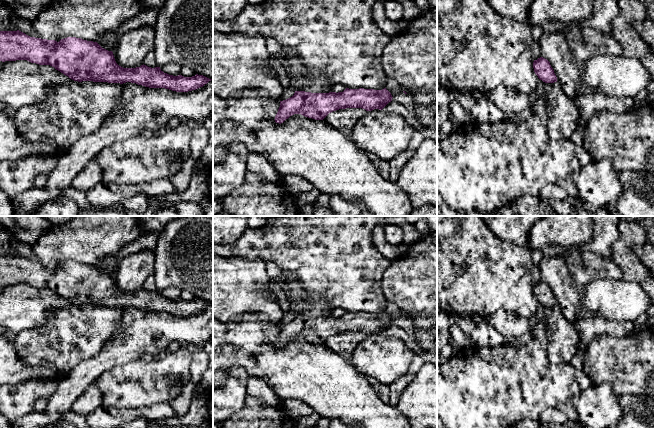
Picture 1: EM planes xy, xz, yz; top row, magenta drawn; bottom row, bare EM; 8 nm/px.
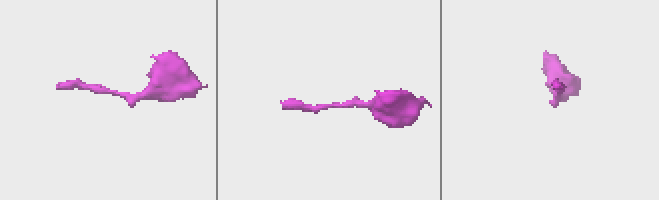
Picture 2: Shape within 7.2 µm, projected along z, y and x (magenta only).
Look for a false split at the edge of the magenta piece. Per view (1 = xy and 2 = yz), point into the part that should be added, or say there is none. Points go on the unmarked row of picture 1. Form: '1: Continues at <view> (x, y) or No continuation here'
1: No continuation here
2: No continuation here

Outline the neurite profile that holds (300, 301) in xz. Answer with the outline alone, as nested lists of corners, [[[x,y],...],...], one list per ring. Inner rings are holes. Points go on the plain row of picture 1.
[[[282,270],[282,277],[270,280],[279,283],[285,293],[288,312],[294,315],[329,317],[334,308],[327,304],[319,294],[305,290],[300,280],[292,273]]]

